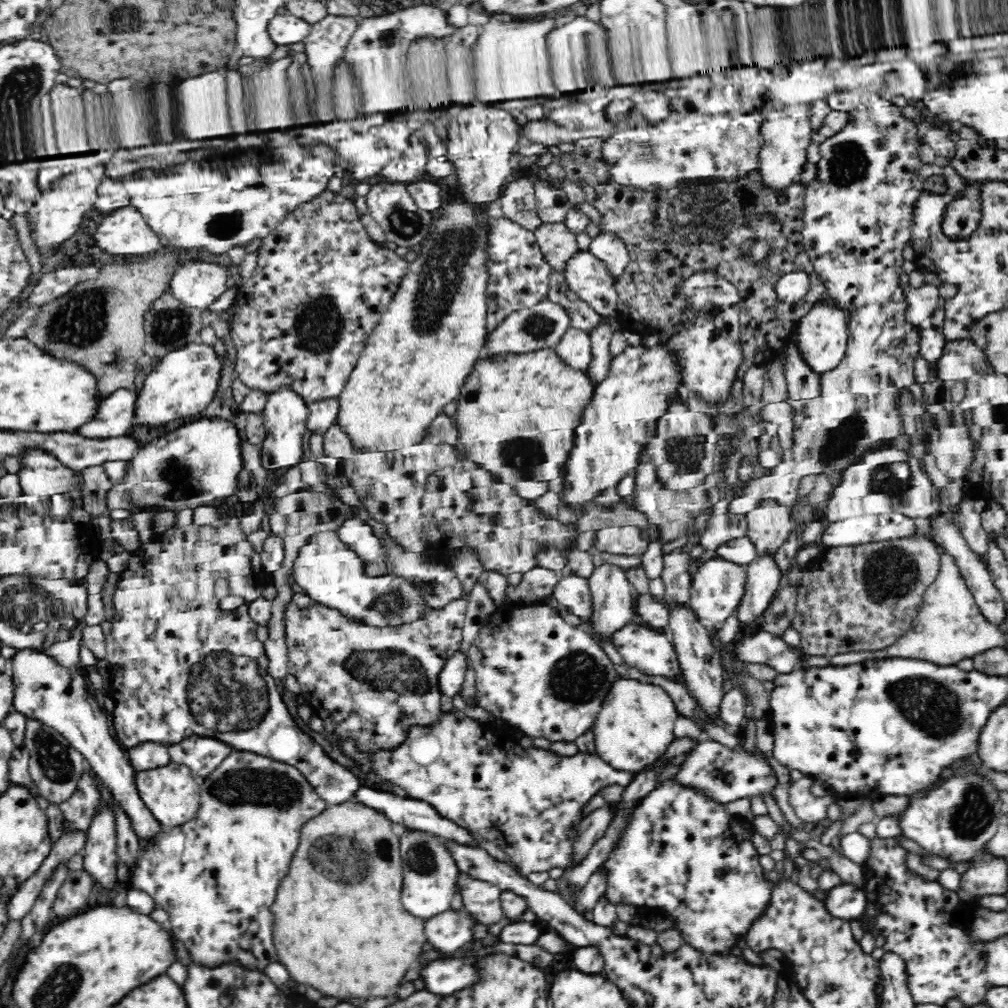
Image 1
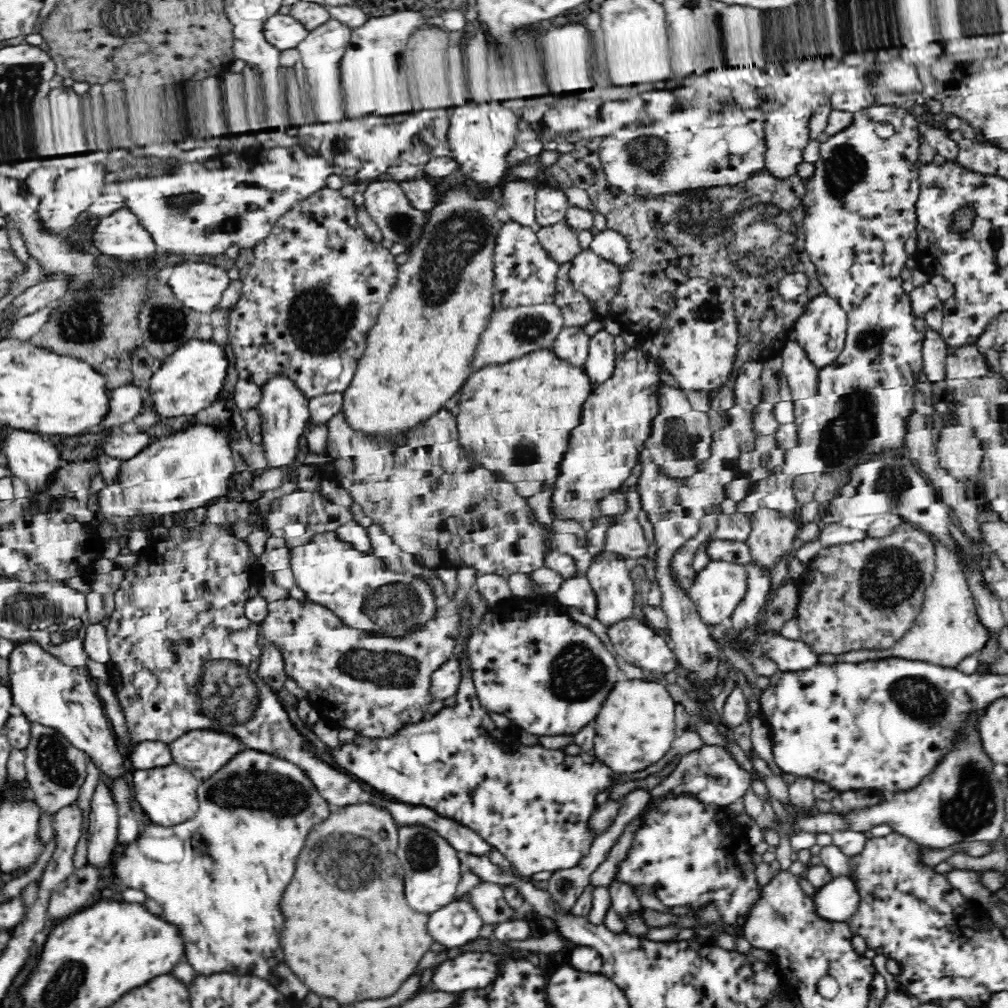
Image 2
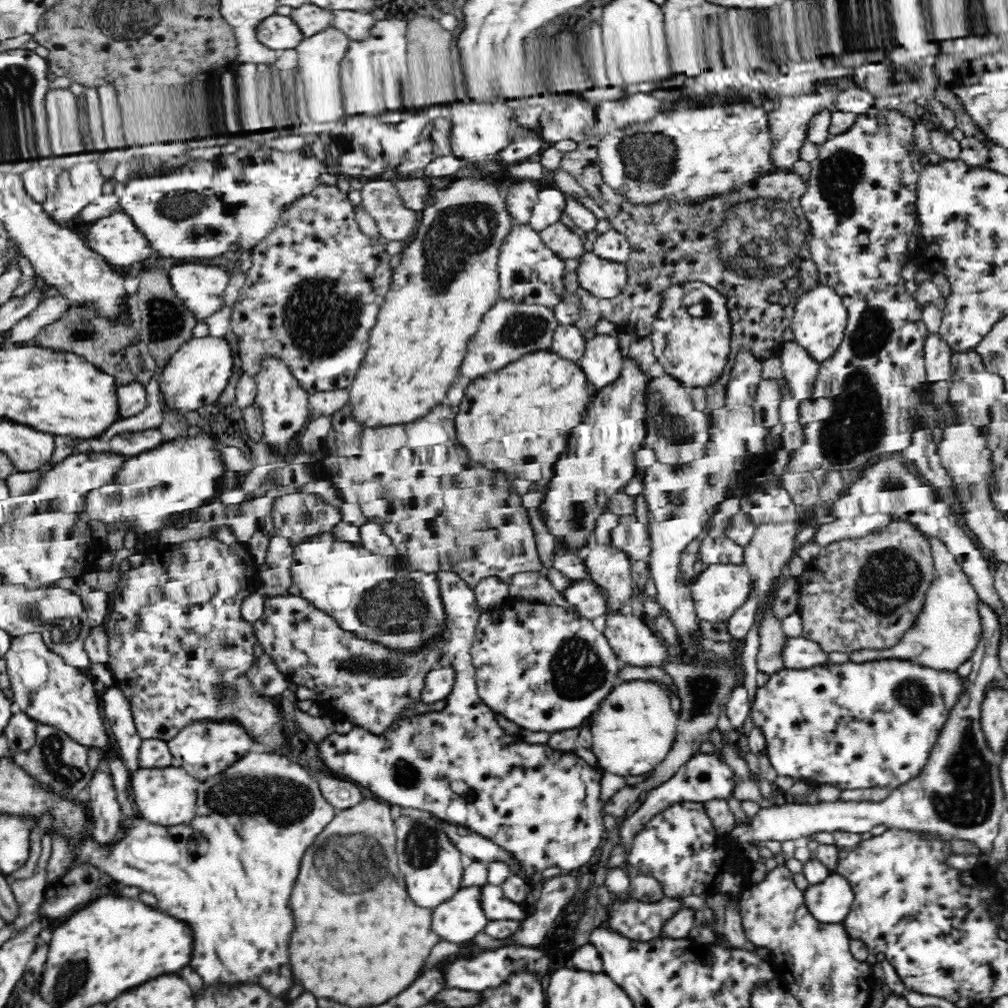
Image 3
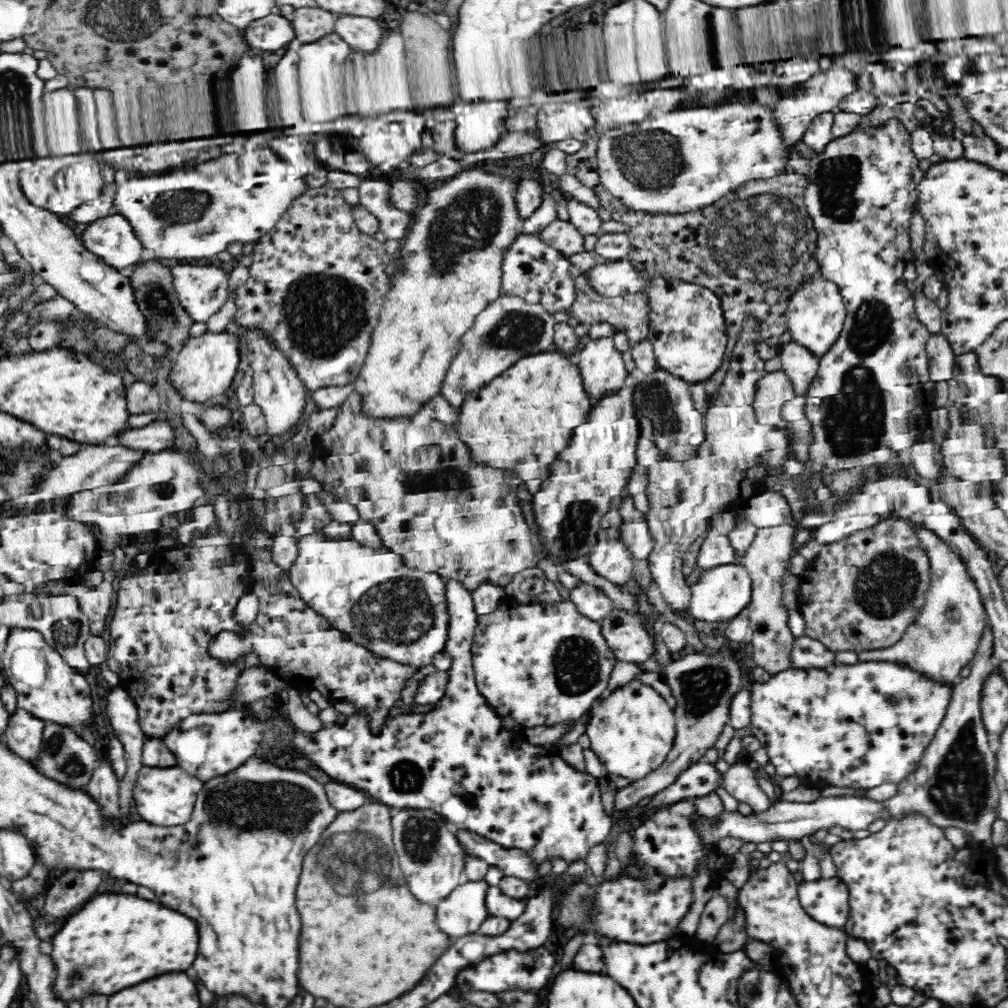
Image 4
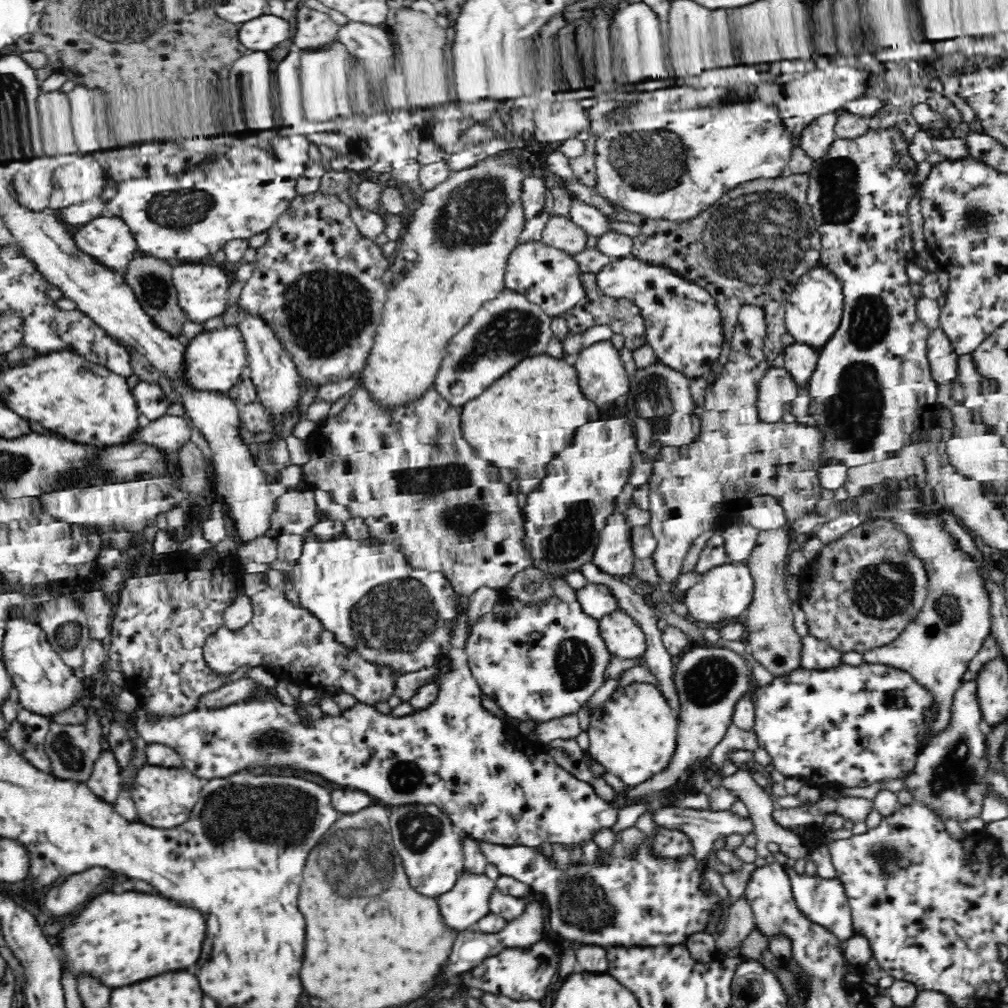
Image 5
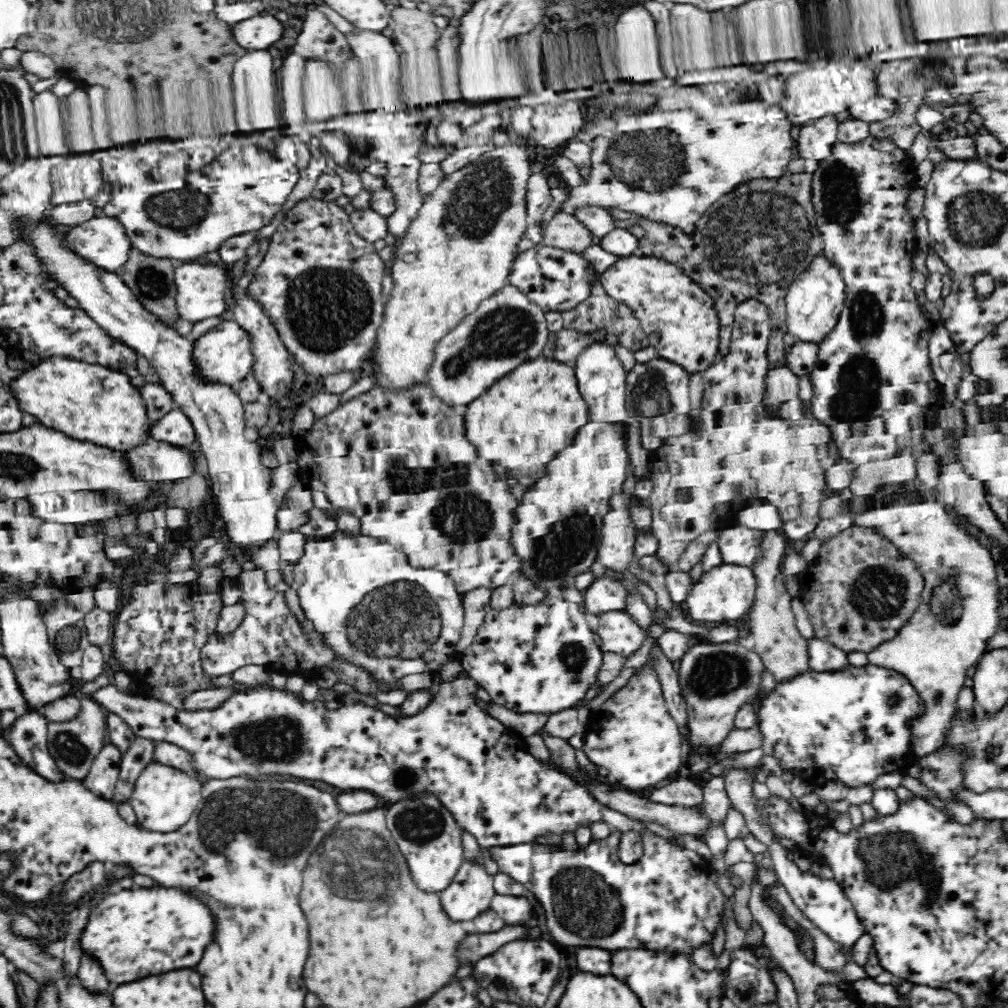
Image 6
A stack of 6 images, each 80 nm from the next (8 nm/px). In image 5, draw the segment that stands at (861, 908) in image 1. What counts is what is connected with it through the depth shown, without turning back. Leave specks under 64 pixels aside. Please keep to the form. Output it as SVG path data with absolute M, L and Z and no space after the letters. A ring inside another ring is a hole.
M784 865L785 871L790 875L792 881L792 891L794 891L794 899L800 907L800 911L808 917L812 922L828 927L828 930L838 935L840 940L844 940L853 936L851 910L849 907L848 895L846 894L842 881L836 877L832 879L824 879L819 877L806 876L798 874L794 868L788 868Z

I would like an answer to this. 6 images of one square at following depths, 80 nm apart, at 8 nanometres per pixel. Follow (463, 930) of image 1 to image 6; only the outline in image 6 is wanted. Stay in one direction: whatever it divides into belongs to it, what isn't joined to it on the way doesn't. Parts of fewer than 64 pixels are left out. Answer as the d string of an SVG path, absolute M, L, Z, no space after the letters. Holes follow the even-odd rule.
M466 863L462 864L455 876L454 882L440 892L439 899L441 900L442 908L445 915L451 922L461 923L470 922L490 909L491 898L496 893L493 885L494 877L490 876L482 864Z

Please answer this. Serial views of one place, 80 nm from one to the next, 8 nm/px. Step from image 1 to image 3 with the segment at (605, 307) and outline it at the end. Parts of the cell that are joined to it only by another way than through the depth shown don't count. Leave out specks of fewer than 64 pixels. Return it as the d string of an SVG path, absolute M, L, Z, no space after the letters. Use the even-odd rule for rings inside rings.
M593 251L584 252L579 257L580 266L576 268L576 279L579 288L589 292L590 295L598 299L612 299L620 294L622 287L626 285L628 275L626 275L626 265L617 264L606 259L599 258Z

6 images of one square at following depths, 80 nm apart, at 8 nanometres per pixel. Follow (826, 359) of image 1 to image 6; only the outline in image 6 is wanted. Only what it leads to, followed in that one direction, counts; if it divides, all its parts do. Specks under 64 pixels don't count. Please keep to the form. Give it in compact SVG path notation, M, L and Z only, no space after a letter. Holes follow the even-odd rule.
M821 253L821 256L811 262L811 268L800 274L788 288L785 308L790 334L794 334L802 342L820 344L839 321L845 306L845 286L840 271L832 262L824 259L824 254Z

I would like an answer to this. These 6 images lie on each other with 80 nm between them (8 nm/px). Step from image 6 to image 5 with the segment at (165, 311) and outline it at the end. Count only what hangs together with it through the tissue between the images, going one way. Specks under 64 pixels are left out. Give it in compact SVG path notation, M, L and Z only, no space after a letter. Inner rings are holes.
M137 253L135 260L129 266L130 272L126 270L124 273L125 280L134 289L140 307L150 316L153 324L167 332L170 338L181 340L183 339L182 328L189 319L187 313L179 306L177 292L172 283L172 268L164 260L142 258L142 256L144 253ZM150 274L152 274L152 278L150 278ZM138 278L150 278L150 282L146 284L146 280L138 280Z

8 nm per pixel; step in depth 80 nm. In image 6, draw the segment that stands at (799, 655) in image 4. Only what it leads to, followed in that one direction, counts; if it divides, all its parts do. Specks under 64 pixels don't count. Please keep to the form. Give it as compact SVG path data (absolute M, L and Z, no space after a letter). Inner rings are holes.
M812 637L806 639L808 666L813 671L837 671L850 665L847 653L826 640Z

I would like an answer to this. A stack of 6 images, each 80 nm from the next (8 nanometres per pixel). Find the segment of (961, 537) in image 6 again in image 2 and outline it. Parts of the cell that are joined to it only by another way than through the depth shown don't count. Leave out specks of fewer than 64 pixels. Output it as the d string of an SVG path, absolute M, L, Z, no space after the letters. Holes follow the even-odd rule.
M935 540L936 572L934 580L926 587L921 611L917 613L910 630L896 641L894 646L884 650L850 651L836 655L836 663L863 663L880 658L906 658L906 660L924 660L930 664L945 667L956 667L967 656L974 655L986 648L990 637L988 627L980 621L973 601L973 594L961 571L957 555L950 552L945 544Z

